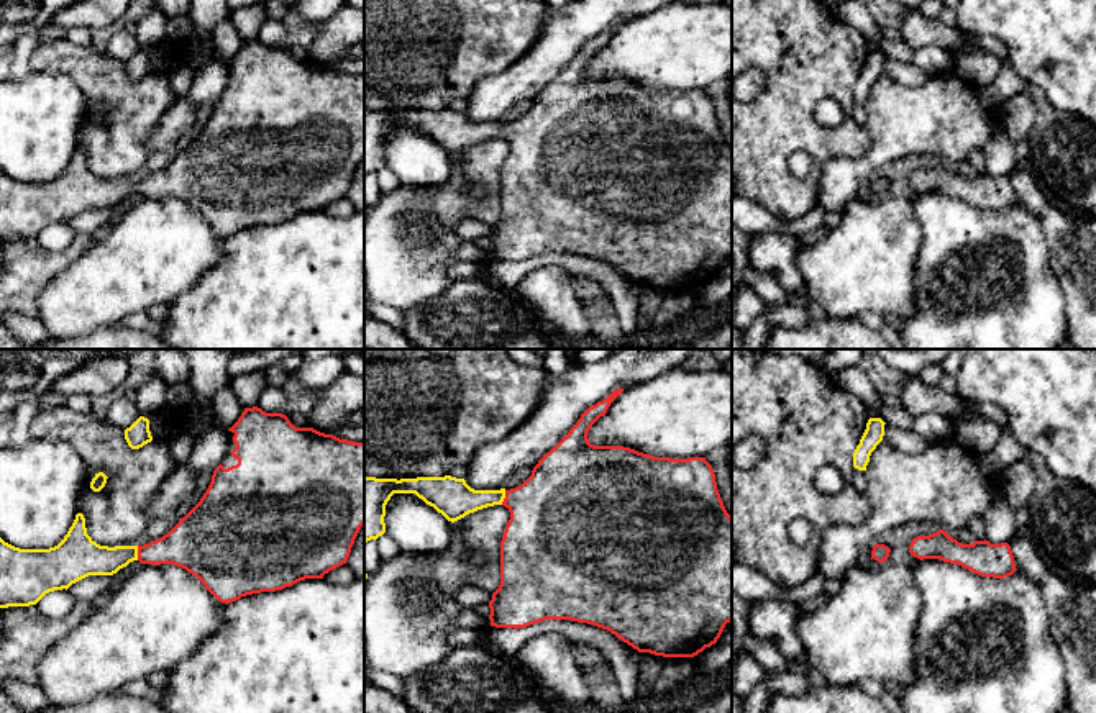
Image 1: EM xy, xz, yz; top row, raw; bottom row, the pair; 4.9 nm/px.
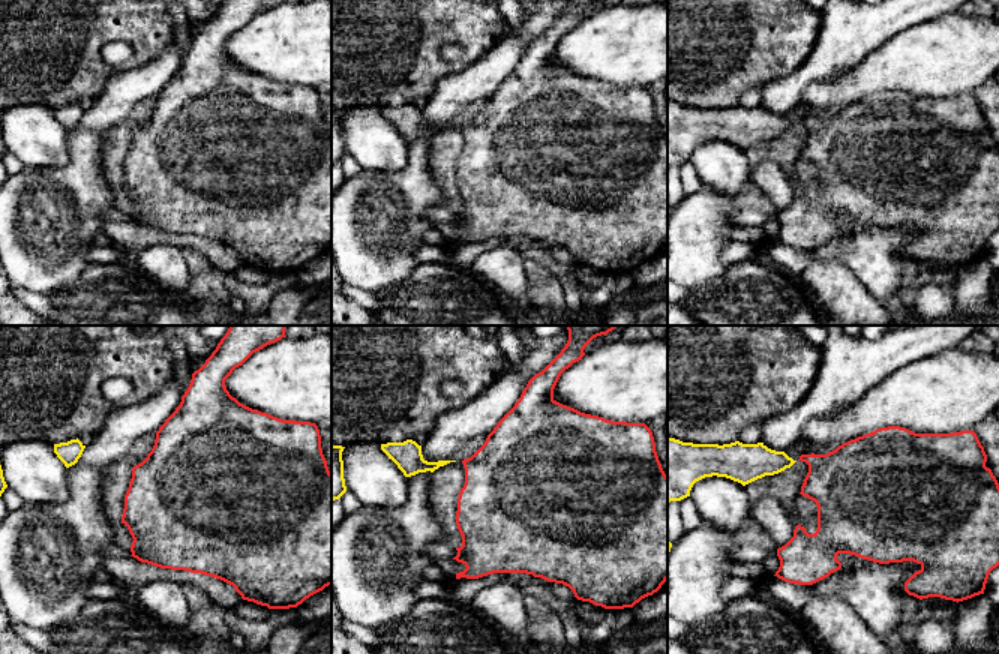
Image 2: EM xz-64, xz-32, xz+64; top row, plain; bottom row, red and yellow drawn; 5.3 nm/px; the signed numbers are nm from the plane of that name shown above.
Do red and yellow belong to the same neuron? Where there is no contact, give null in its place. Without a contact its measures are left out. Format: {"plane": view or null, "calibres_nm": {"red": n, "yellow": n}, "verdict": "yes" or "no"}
{"plane": "xy", "calibres_nm": {"red": 220, "yellow": 170}, "verdict": "yes"}

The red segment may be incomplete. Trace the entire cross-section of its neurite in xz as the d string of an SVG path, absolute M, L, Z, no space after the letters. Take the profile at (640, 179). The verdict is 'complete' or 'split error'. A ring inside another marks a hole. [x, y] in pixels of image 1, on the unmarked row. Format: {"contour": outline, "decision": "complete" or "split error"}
{"contour": "M614 23L607 31L589 39L569 66L533 100L532 108L518 120L505 123L474 123L464 111L451 108L445 110L417 110L417 111L376 111L364 110L364 175L377 172L386 166L386 138L394 126L415 126L427 138L433 139L448 154L454 156L477 143L504 138L510 144L500 174L500 218L489 234L491 259L495 261L525 261L545 252L571 252L578 256L594 257L607 262L619 272L637 282L663 290L694 290L706 280L710 280L720 270L727 256L732 254L732 149L727 146L720 126L717 123L715 107L706 90L669 92L653 90L623 79L594 79L587 72L591 59L607 46L610 36L623 25Z", "decision": "split error"}

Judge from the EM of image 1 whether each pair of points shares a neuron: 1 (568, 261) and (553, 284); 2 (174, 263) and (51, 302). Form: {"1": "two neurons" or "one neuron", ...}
{"1": "two neurons", "2": "one neuron"}

